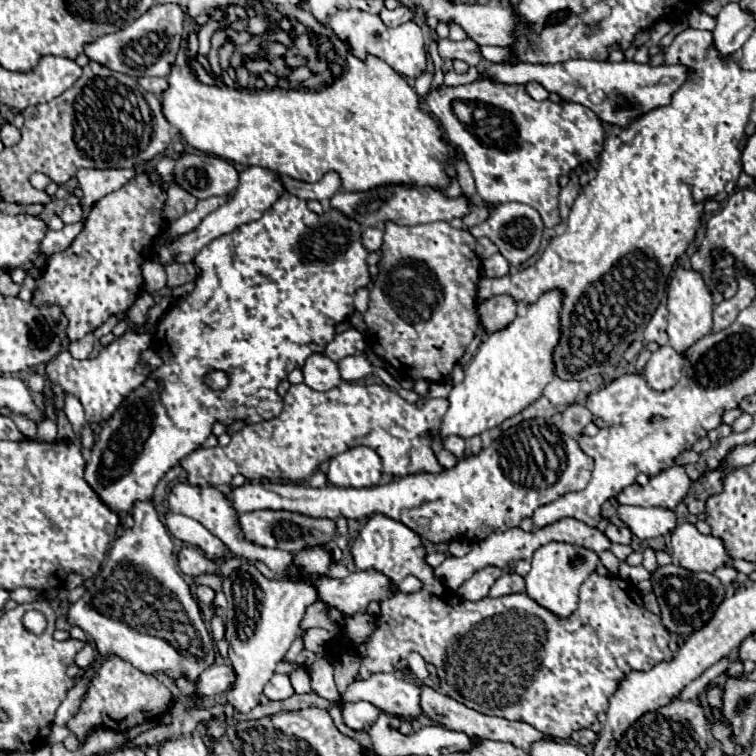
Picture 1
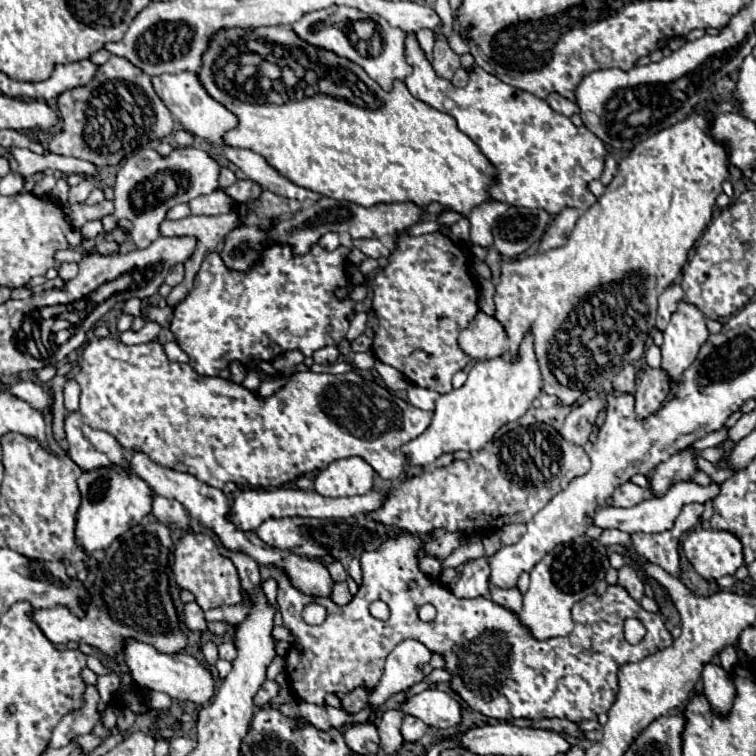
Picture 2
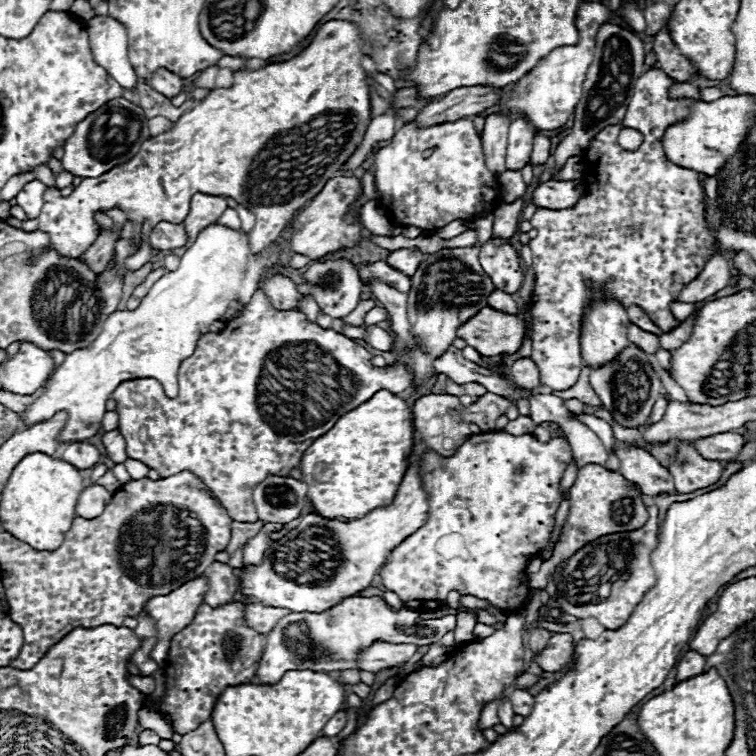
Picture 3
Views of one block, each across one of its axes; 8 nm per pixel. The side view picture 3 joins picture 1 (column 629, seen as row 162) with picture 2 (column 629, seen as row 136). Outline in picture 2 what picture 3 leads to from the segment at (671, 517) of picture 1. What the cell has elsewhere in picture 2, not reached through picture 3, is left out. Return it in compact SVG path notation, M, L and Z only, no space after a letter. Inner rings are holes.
M694 480L676 482L676 484L672 484L668 488L668 492L664 496L656 496L656 498L646 500L642 504L636 504L632 508L606 506L606 508L598 510L596 516L594 516L594 524L600 526L600 528L616 528L616 530L622 530L622 532L628 532L628 534L634 534L634 532L646 532L646 534L666 532L668 528L672 528L672 524L674 524L674 520L680 514L680 508L684 504L692 504L692 502L704 504L708 500L714 500L718 494L720 494L720 484L716 484L716 482L710 482L708 486L700 486Z

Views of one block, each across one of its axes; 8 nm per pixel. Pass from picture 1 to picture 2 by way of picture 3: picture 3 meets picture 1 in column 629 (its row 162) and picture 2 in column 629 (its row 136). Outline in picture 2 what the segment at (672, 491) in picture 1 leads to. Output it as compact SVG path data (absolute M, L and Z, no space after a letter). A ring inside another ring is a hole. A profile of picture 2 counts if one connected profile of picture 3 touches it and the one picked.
M628 482L628 484L622 484L620 488L614 490L612 504L614 506L620 506L620 508L628 508L628 506L636 506L636 504L640 504L644 500L650 500L650 498L652 498L650 486L640 488L640 486Z

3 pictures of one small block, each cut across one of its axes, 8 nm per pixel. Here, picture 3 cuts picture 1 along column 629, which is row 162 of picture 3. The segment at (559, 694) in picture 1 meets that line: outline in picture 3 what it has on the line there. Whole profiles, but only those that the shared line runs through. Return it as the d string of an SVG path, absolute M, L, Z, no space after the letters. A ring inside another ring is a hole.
M650 68L648 72L644 72L638 80L636 80L636 86L634 86L634 94L632 94L632 100L628 104L628 110L626 110L626 116L622 120L622 124L616 124L616 126L606 126L604 130L600 130L600 134L596 134L596 138L592 138L588 150L584 152L582 160L584 160L584 170L582 172L582 180L586 184L586 190L584 194L580 196L580 202L576 202L576 206L568 208L568 210L544 210L544 208L538 208L536 214L532 216L532 226L538 230L538 236L530 240L530 250L532 250L532 268L536 272L536 282L534 282L534 292L530 296L530 314L532 314L532 360L538 364L538 370L540 370L540 382L544 386L548 386L550 390L568 390L576 384L578 376L580 376L580 370L584 366L582 362L582 354L580 354L580 330L582 330L582 316L584 312L588 310L588 306L598 298L598 286L600 284L606 284L606 294L608 296L614 296L620 306L630 308L630 306L638 306L642 308L650 320L660 326L664 332L670 332L674 330L680 322L674 318L674 314L670 312L670 302L678 302L678 296L680 292L684 290L684 286L688 282L692 282L706 266L706 262L710 260L714 248L716 248L716 240L714 240L714 234L712 230L708 228L706 224L706 216L704 216L704 190L702 190L702 180L700 180L700 174L694 172L694 170L688 170L688 168L682 168L682 166L676 166L674 162L670 162L662 150L662 136L664 136L664 130L668 126L674 126L676 122L682 122L684 118L688 118L690 114L690 106L692 106L692 98L670 98L668 96L668 90L670 86L674 84L674 80L670 76L666 76L660 68ZM622 128L634 128L638 130L642 136L644 136L644 142L638 146L638 150L624 150L620 148L618 144L618 134Z

